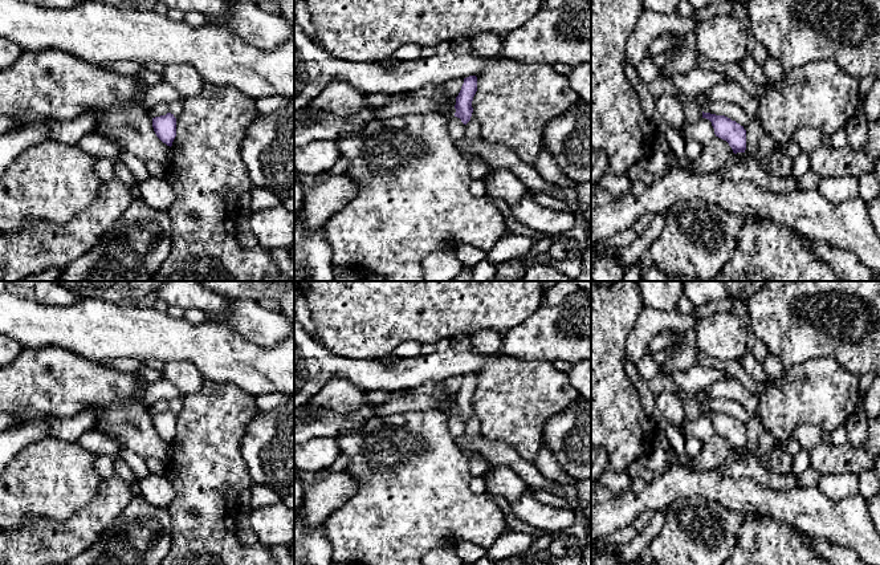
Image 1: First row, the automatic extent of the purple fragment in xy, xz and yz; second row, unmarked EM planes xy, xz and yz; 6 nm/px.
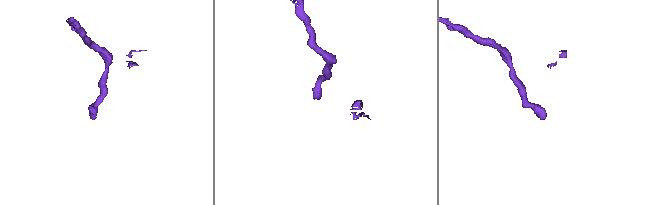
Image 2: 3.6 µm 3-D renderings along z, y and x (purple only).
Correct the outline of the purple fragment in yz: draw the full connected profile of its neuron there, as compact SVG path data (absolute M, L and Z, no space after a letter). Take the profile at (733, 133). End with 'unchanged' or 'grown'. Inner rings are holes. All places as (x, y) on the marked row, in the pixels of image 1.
M702 111L702 118L706 118L712 122L716 137L726 141L734 154L745 153L746 130L743 129L743 126L725 115L716 115Z; unchanged

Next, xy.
M167 113L166 115L152 118L152 127L156 137L171 147L176 137L176 118L174 114Z; unchanged

